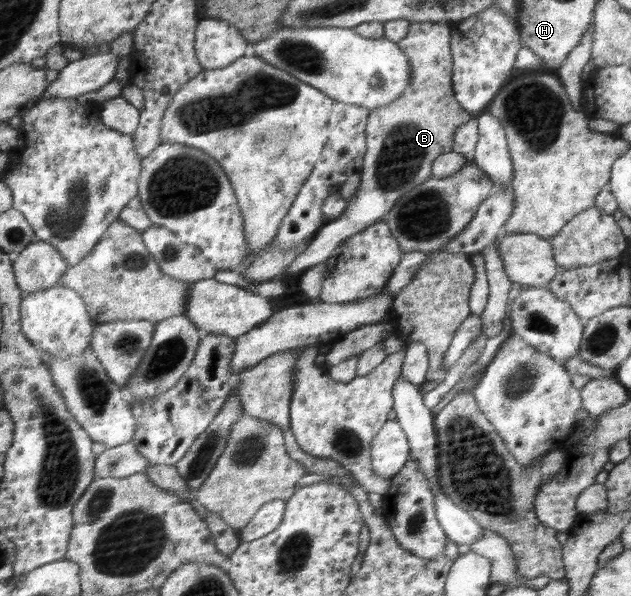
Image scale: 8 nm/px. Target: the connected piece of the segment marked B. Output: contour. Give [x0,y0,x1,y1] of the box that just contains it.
[279,22,471,283]

